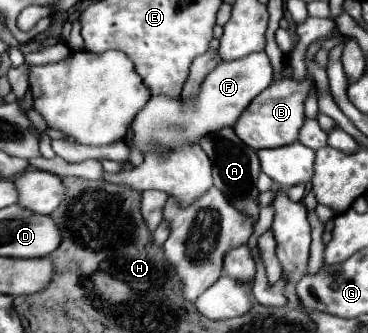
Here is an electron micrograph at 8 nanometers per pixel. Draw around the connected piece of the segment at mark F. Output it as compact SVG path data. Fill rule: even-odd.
M264 51L250 53L246 57L224 61L212 69L202 81L202 89L194 103L184 103L180 99L154 97L134 119L134 145L146 153L150 141L158 141L168 147L182 143L198 143L202 135L218 131L220 127L232 127L238 115L250 105L250 101L262 93L274 81L270 59Z

